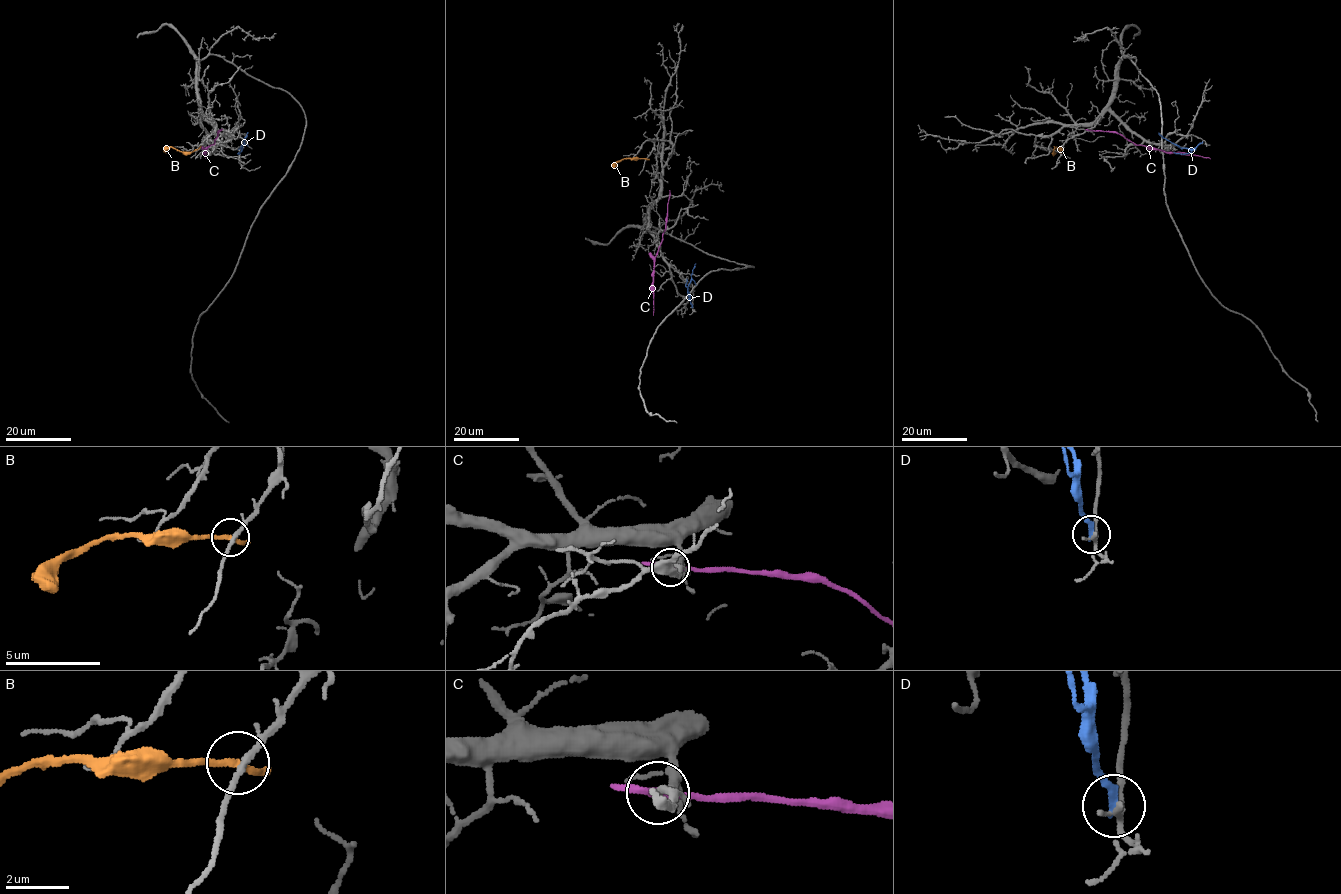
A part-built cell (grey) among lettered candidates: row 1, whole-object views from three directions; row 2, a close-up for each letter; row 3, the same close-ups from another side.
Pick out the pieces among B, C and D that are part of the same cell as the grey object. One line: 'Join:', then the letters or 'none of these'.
Join: none of these

